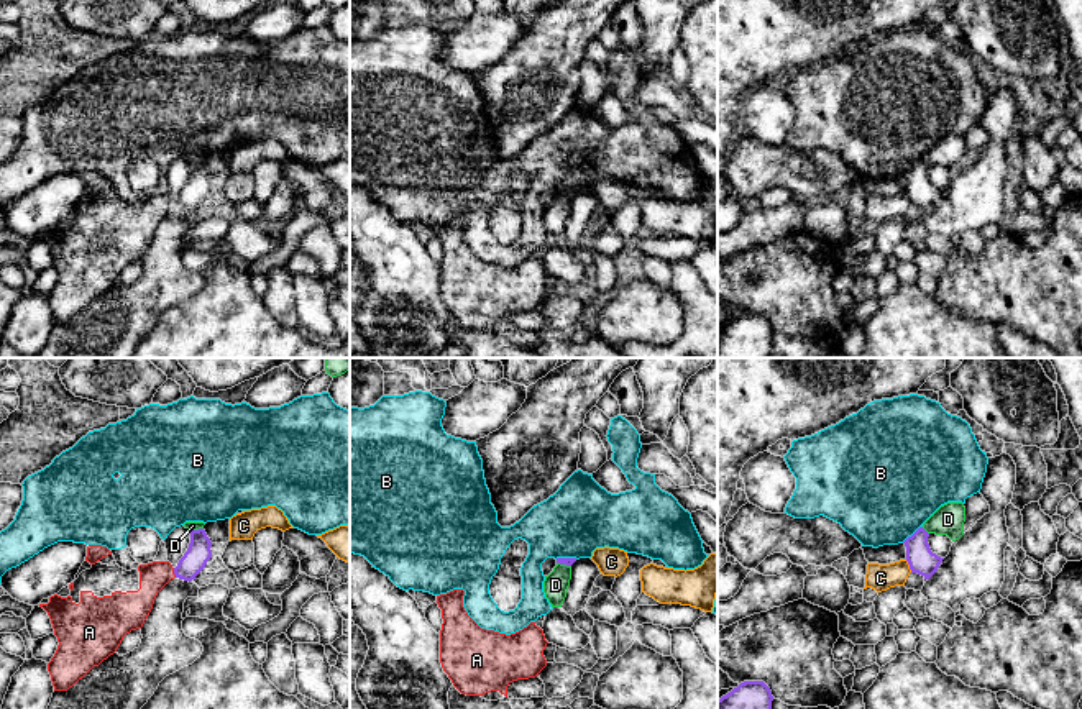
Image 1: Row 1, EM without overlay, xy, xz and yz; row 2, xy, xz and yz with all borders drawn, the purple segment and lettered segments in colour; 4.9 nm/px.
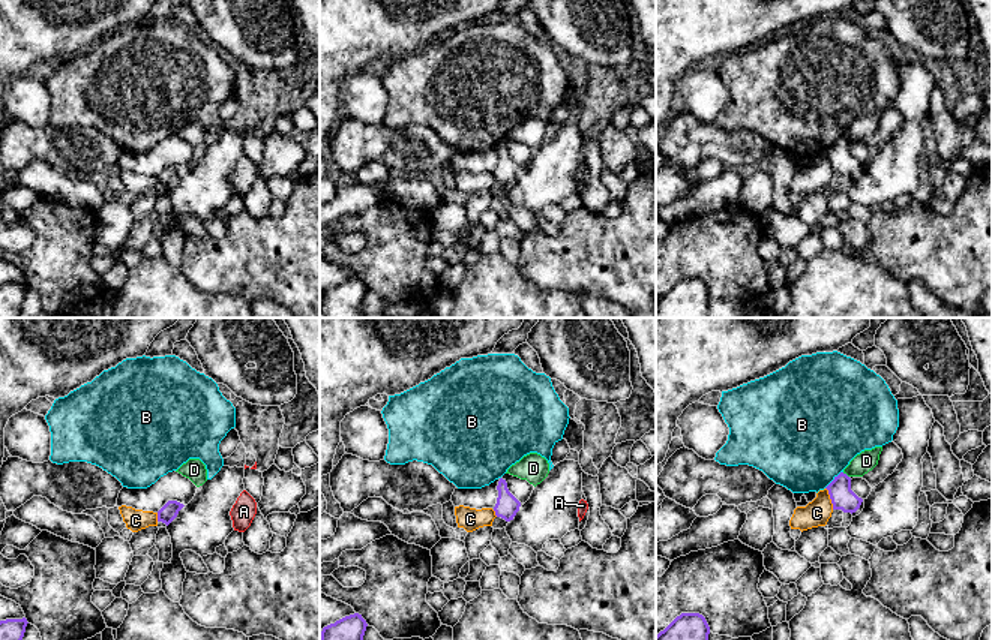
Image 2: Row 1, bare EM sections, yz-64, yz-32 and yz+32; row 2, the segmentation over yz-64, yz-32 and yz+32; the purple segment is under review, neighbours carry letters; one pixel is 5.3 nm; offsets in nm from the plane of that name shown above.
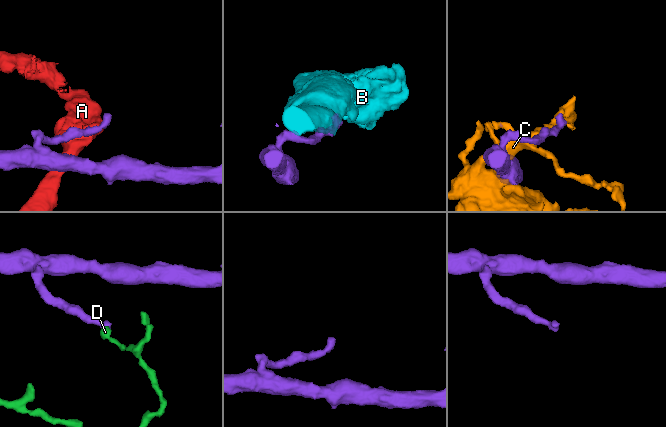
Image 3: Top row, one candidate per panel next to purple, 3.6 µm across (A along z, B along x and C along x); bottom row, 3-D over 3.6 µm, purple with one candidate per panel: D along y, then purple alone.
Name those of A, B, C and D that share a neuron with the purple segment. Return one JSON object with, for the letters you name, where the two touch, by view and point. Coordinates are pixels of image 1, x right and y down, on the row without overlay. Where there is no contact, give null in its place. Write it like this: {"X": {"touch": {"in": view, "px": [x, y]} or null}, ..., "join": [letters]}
{"join": []}

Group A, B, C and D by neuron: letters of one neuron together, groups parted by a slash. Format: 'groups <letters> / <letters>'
groups A / B / C / D

